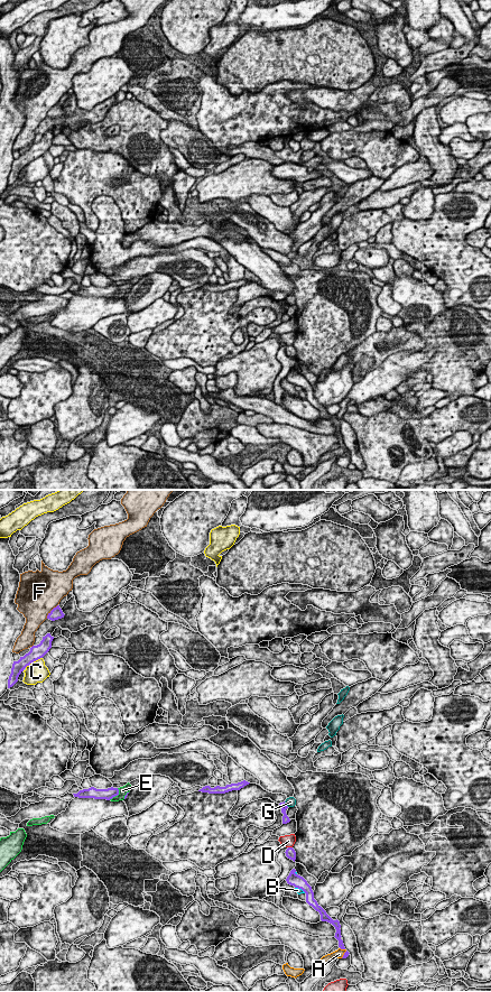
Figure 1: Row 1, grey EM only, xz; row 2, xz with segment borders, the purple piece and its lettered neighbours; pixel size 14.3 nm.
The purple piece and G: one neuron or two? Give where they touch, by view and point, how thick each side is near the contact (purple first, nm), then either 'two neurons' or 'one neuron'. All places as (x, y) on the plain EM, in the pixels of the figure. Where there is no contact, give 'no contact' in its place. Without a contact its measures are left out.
xz (286, 302) | 100/140 nm | two neurons

